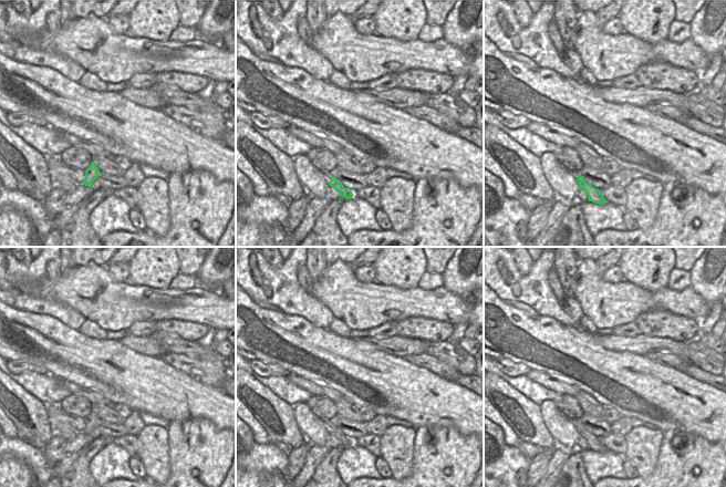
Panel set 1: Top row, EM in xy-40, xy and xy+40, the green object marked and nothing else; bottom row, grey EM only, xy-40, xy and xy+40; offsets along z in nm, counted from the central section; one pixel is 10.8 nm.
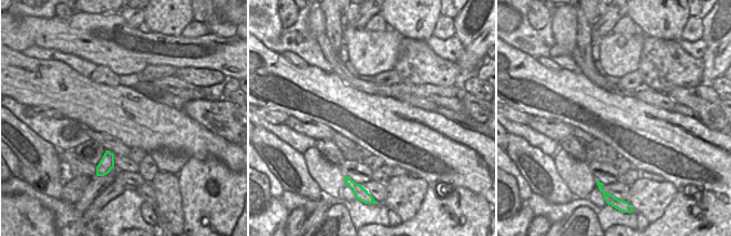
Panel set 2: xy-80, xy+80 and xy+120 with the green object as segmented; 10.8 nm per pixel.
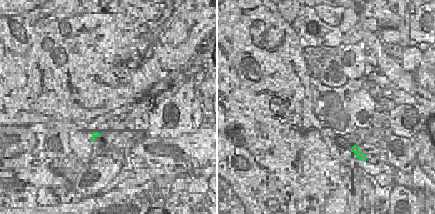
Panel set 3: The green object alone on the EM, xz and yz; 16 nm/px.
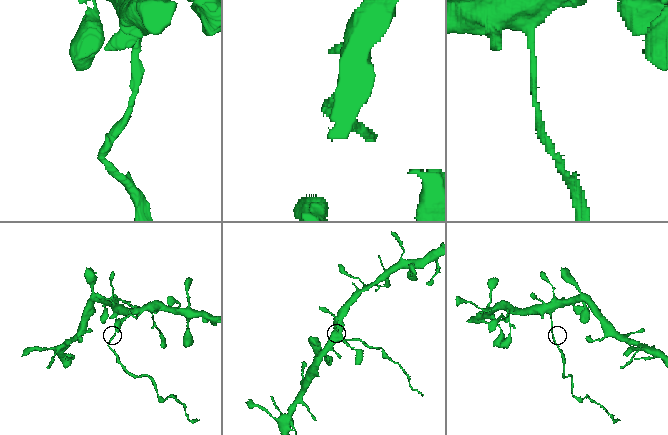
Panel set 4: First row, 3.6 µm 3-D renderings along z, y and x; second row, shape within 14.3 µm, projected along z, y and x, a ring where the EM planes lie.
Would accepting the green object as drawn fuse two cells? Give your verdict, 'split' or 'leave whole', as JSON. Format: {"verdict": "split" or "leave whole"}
{"verdict": "split"}

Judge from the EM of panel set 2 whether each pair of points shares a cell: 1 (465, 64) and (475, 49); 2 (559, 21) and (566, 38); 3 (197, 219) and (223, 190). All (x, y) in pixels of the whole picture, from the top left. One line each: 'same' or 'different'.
1: same
2: same
3: same

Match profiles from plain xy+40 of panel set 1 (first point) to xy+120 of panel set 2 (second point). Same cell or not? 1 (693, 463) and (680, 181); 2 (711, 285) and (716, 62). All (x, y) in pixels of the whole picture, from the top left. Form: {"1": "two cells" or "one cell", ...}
{"1": "two cells", "2": "one cell"}

